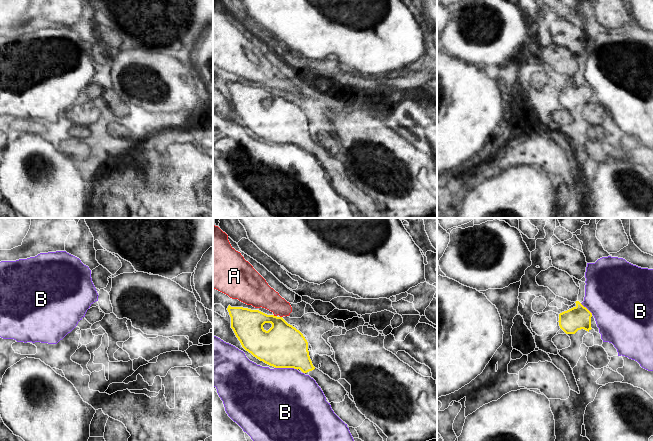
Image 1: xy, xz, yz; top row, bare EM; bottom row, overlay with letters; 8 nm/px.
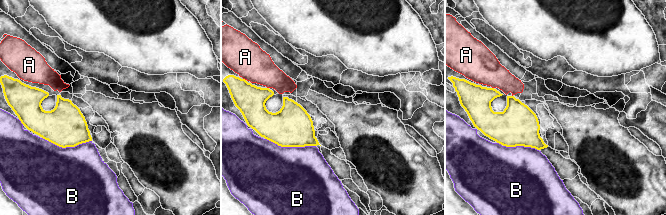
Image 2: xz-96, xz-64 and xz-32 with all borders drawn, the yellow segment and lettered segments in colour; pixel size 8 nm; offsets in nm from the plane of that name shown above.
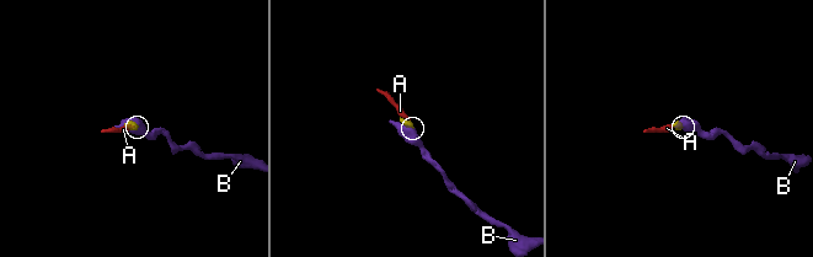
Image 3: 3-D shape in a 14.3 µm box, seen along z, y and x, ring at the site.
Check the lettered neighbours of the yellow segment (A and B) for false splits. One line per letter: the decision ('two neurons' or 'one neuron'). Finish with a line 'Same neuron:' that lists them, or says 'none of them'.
A: two neurons
B: two neurons
Same neuron: none of them

